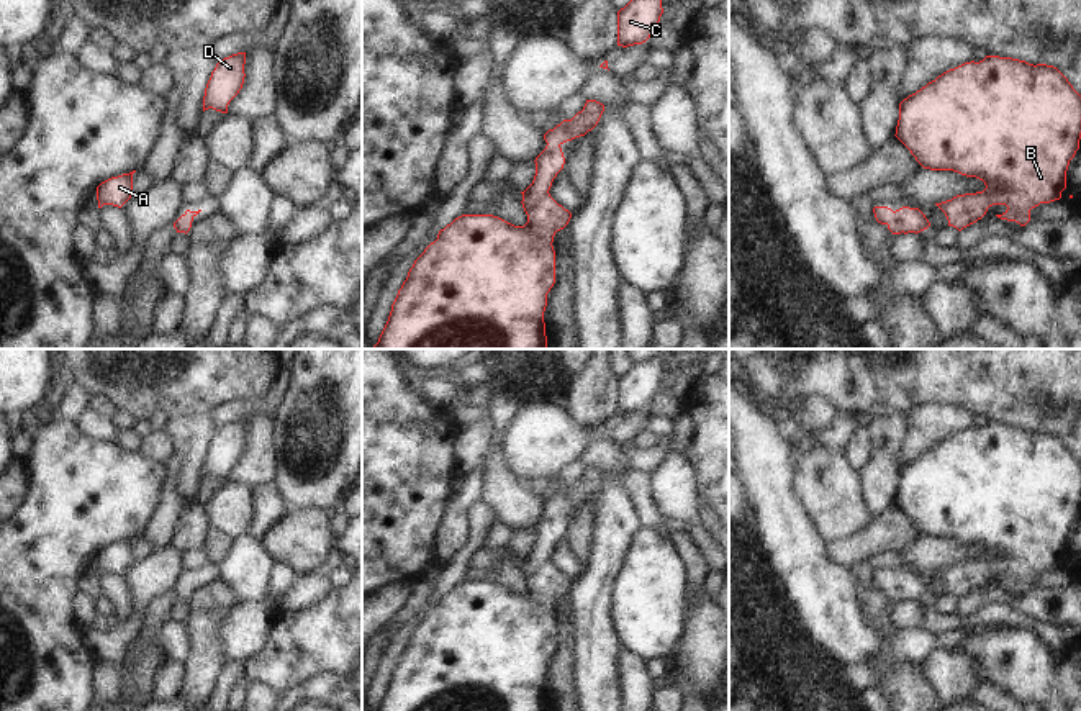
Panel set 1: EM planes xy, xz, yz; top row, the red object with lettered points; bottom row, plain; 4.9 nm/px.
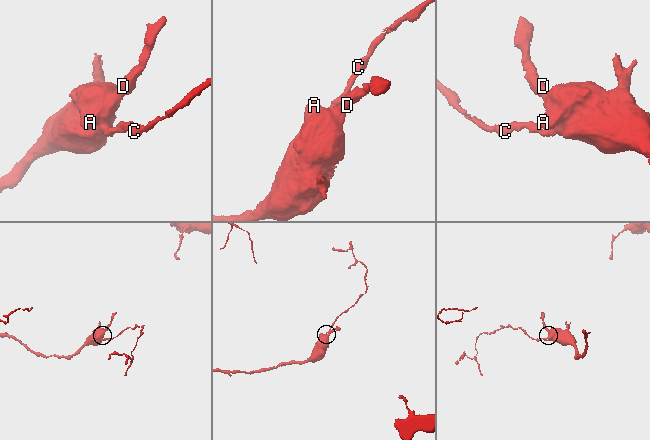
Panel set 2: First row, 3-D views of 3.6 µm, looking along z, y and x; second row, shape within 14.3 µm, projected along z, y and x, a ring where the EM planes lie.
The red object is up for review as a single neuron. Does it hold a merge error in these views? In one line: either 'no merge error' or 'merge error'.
no merge error

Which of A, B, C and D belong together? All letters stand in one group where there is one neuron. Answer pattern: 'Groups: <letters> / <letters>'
Groups: A B C D

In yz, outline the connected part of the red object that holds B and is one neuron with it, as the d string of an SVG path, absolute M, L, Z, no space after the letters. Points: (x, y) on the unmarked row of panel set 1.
M986 423L943 439L904 465L894 503L924 536L953 537L984 549L983 559L935 570L948 593L961 598L993 572L1007 573L997 585L1025 593L1032 575L1060 567L1066 555L1066 537L1081 506L1081 462L1053 432Z

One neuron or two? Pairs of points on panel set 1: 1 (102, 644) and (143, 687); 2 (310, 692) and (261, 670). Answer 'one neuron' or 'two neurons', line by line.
1: two neurons
2: two neurons

